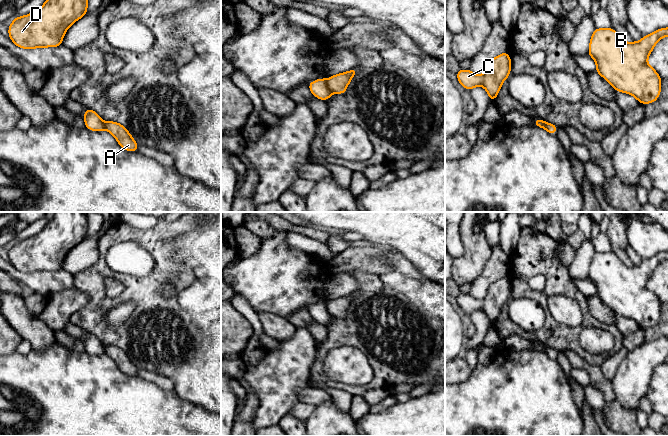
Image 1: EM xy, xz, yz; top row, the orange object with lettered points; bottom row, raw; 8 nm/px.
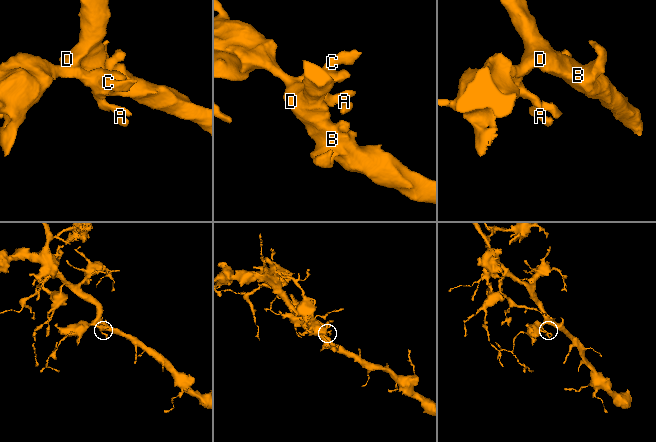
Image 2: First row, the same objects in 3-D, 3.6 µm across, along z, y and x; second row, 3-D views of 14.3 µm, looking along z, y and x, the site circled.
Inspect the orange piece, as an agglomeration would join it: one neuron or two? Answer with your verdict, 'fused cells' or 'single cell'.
fused cells

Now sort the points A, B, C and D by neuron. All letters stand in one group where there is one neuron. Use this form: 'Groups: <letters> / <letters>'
Groups: A / B C D

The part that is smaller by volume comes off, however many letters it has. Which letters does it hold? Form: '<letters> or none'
A

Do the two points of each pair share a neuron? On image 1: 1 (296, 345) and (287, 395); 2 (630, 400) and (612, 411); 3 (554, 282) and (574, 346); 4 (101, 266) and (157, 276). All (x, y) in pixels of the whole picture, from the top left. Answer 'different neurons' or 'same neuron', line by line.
1: same neuron
2: different neurons
3: same neuron
4: same neuron

